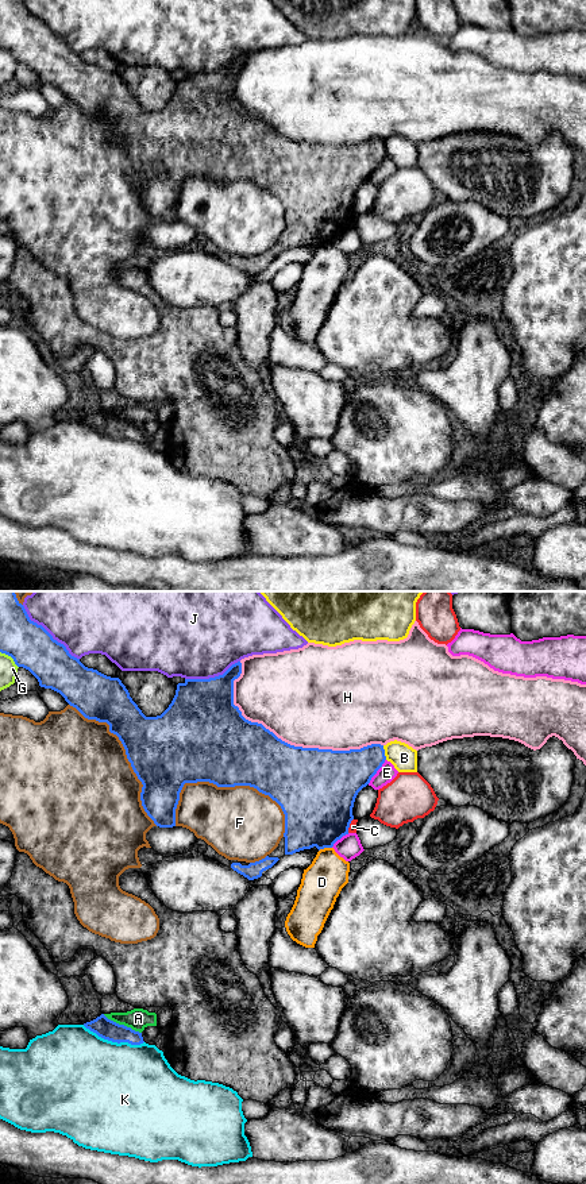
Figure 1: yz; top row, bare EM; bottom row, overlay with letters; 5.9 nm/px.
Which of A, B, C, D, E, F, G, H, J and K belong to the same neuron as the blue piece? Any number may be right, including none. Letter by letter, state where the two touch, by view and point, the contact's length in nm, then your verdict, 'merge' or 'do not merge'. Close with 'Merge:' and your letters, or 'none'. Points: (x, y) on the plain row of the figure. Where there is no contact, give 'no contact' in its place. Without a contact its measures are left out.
A: contact yz (122, 420); length 260 nm; do not merge
B: contact yz (384, 147); length 90 nm; do not merge
C: contact yz (349, 220); length 90 nm; do not merge
D: contact yz (324, 242); length 80 nm; do not merge
E: contact yz (377, 165); length 190 nm; do not merge
F: contact yz (243, 180); length 700 nm; do not merge
G: contact yz (11, 51); length 150 nm; do not merge
H: contact yz (286, 138); length 1000 nm; do not merge
J: contact yz (49, 29); length 480 nm; do not merge
K: contact yz (114, 436); length 380 nm; do not merge
Merge: none

